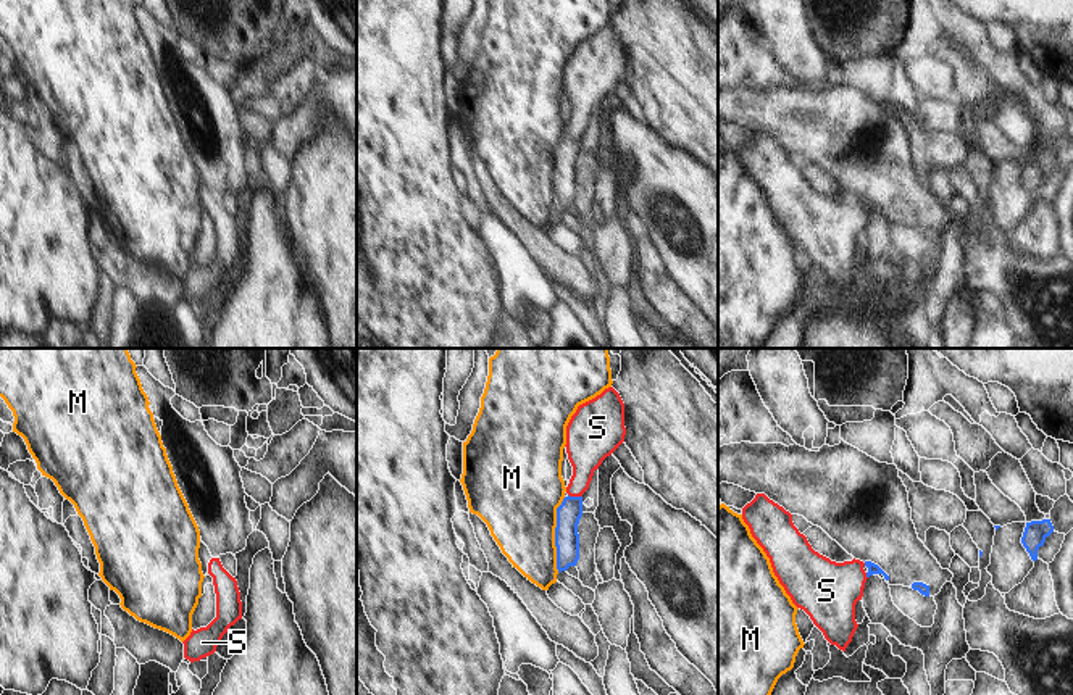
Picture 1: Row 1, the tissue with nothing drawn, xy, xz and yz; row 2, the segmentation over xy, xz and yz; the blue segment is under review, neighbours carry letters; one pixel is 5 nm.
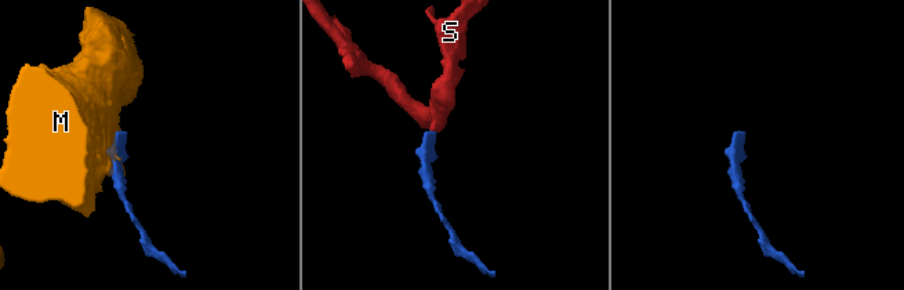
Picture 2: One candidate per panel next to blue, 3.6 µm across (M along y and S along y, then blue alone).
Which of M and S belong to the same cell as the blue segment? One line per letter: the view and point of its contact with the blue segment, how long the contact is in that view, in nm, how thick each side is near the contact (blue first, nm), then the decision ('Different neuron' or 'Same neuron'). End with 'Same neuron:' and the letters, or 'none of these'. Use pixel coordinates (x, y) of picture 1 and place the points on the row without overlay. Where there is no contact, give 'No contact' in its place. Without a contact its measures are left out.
M: Touches blue at xz (555, 173). Shared border 380 nm. Thickness 130 nm (blue) against 400 nm. Different neuron
S: Touches blue at xz (575, 136). Shared border 70 nm. Thickness 130 nm (blue) against 200 nm. Same neuron
Same neuron: S

